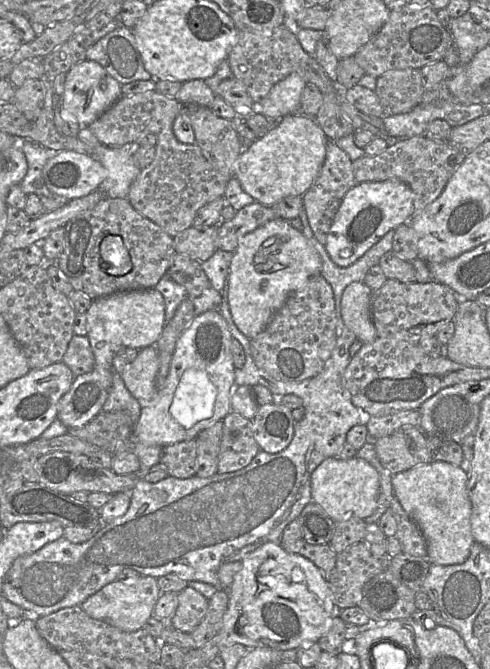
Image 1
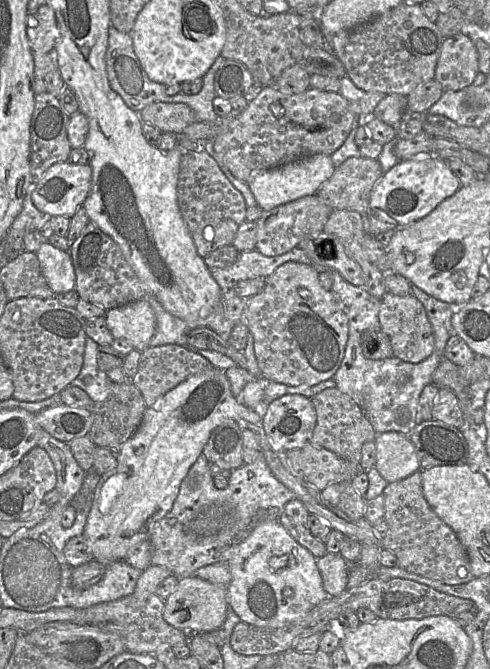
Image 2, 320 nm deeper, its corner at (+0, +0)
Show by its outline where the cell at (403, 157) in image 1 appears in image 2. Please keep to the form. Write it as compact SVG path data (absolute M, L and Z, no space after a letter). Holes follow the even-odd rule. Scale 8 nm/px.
M350 157L336 167L332 177L322 184L316 194L324 204L333 210L356 211L364 217L369 210L371 192L382 175L382 167L378 159Z

